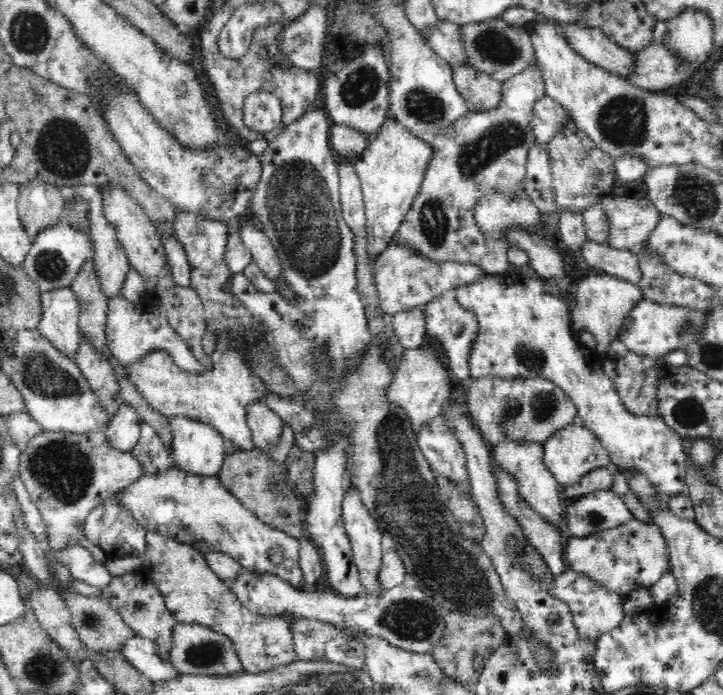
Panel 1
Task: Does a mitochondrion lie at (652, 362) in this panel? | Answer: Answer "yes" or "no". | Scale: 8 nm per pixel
no

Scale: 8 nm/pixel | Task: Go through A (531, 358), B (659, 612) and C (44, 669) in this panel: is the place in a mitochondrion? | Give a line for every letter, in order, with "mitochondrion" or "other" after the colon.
A: mitochondrion
B: other
C: mitochondrion

